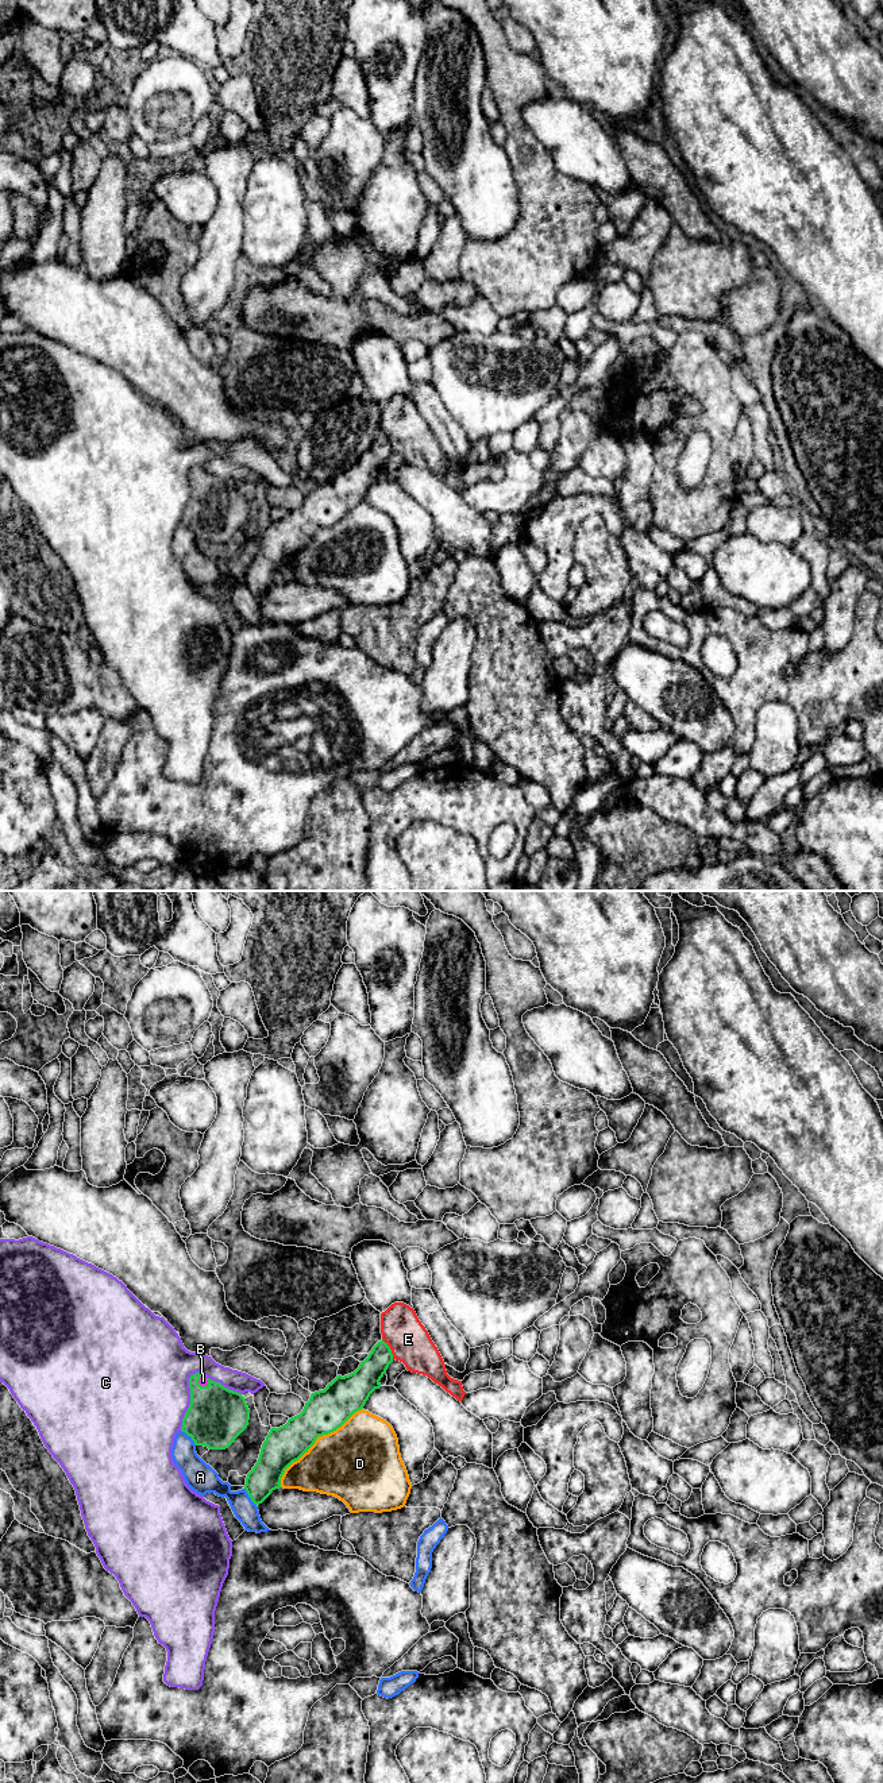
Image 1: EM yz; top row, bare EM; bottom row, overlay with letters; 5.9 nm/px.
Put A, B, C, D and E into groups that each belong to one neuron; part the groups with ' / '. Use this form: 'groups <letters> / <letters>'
groups A / B / C / D / E

